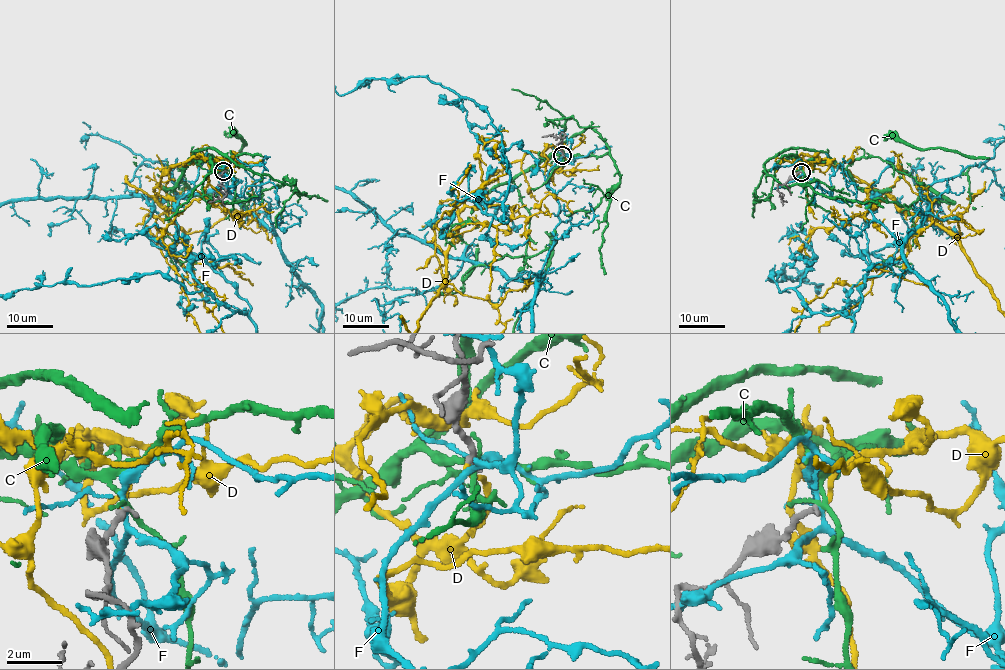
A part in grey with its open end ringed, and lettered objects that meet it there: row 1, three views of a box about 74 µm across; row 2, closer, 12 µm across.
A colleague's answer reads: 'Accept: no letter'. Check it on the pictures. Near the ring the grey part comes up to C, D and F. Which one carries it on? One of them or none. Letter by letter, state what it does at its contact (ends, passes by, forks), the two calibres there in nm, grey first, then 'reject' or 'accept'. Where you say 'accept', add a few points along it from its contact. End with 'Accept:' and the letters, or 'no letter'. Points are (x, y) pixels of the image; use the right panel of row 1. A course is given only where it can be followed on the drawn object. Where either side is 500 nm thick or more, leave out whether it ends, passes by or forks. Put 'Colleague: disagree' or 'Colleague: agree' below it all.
C: it passes by; 240 nm thick on the grey side, 170 nm on the other; reject
D: it ends there; 260 nm thick on the grey side, 200 nm on the other; accept
F: it forks there; 240 nm thick on the grey side, 160 nm on the other; reject
Accept: D
Colleague: disagree

